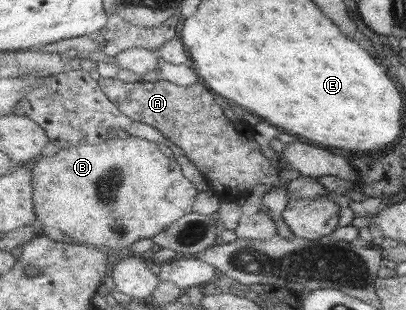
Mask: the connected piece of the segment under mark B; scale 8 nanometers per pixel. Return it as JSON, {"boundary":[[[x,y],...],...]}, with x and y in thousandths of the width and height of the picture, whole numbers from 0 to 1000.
{"boundary":[[[273,439],[264,455],[239,468],[204,465],[195,474],[170,474],[150,481],[140,500],[131,506],[101,506],[86,526],[79,545],[81,571],[79,590],[84,606],[84,668],[94,713],[106,726],[118,726],[148,742],[158,758],[170,761],[185,784],[232,794],[249,806],[264,806],[278,816],[305,819],[313,816],[320,797],[337,784],[345,771],[374,771],[384,758],[401,752],[416,729],[426,726],[438,706],[456,700],[463,687],[478,681],[478,665],[488,629],[495,616],[451,565],[446,532],[433,516],[419,513],[401,487],[392,481],[387,458],[367,455],[333,439],[315,439],[315,445],[296,448]]]}

